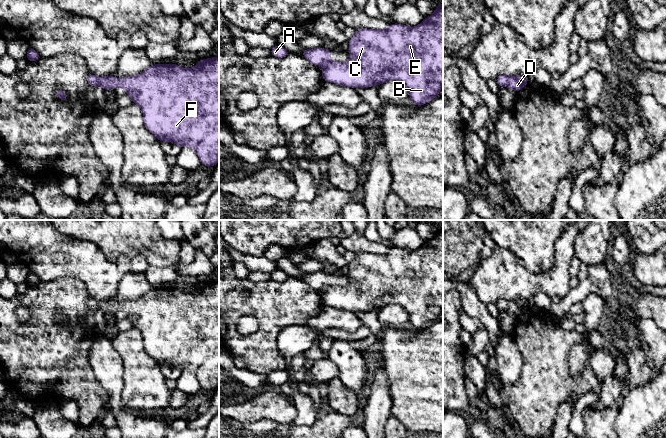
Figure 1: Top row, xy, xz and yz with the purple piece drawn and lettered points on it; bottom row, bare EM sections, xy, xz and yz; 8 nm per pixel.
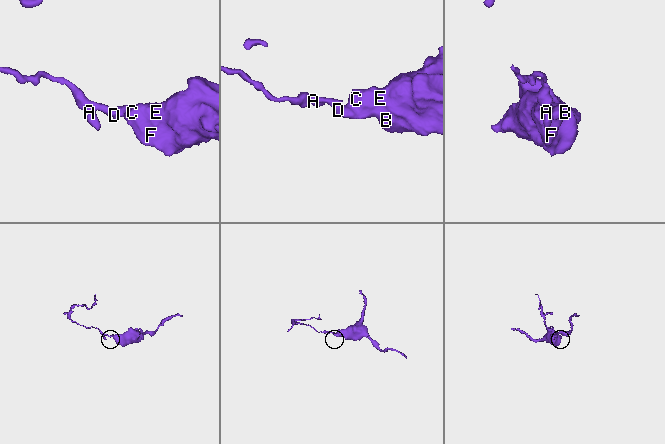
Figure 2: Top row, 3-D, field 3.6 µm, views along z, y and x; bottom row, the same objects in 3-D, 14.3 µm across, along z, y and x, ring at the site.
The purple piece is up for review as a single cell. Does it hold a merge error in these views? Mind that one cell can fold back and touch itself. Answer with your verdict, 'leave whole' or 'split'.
split

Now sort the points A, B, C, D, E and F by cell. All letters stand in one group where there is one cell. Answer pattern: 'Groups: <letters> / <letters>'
Groups: A / B C D E F

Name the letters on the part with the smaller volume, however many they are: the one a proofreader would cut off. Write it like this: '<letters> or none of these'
A

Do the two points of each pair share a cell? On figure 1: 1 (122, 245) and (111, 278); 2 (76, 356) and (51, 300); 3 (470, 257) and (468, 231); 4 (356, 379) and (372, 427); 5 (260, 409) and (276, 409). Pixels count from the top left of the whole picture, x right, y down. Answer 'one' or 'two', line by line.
1: two
2: one
3: one
4: two
5: one

